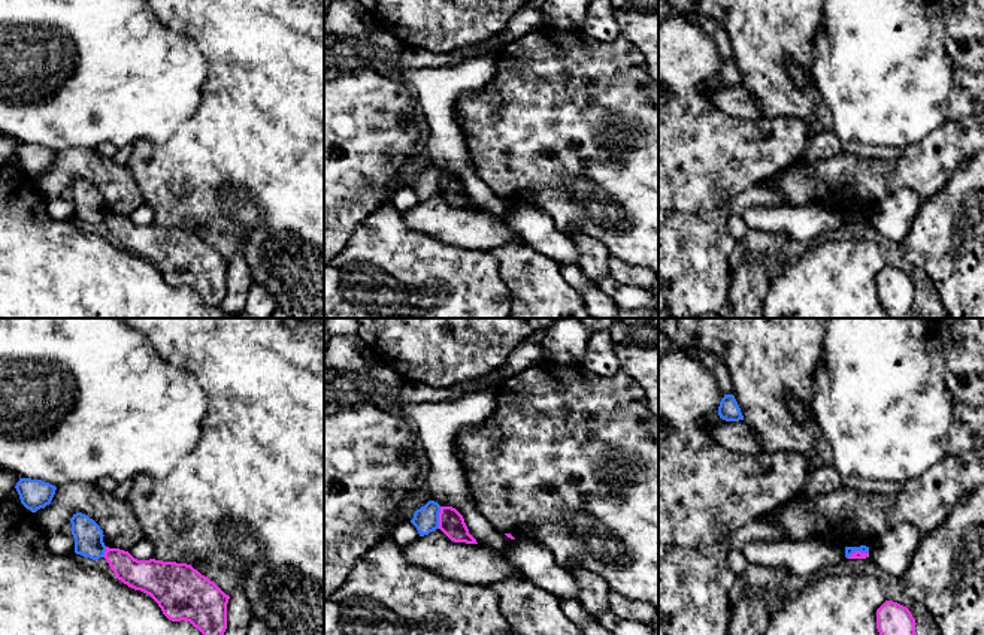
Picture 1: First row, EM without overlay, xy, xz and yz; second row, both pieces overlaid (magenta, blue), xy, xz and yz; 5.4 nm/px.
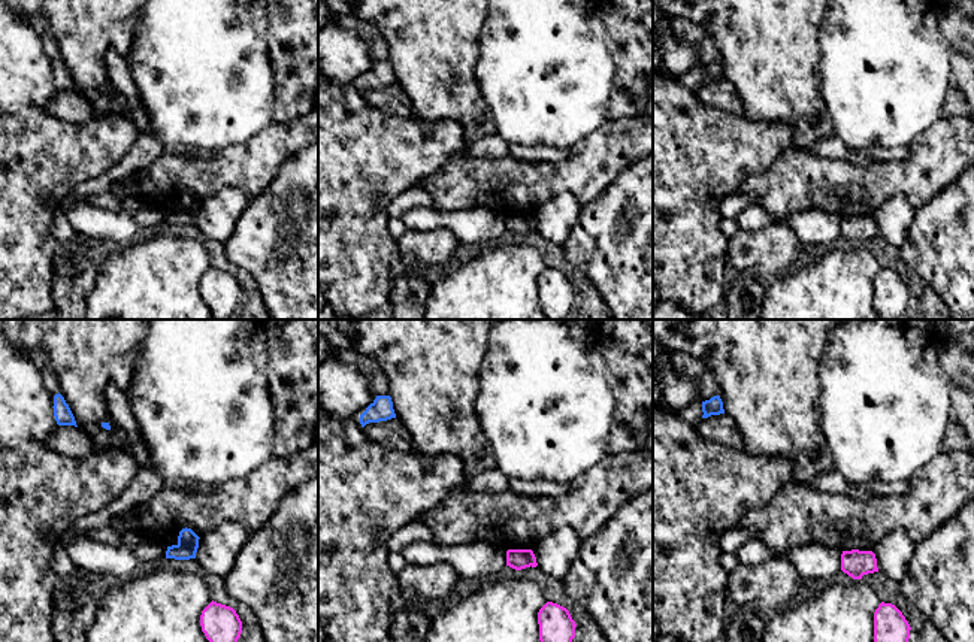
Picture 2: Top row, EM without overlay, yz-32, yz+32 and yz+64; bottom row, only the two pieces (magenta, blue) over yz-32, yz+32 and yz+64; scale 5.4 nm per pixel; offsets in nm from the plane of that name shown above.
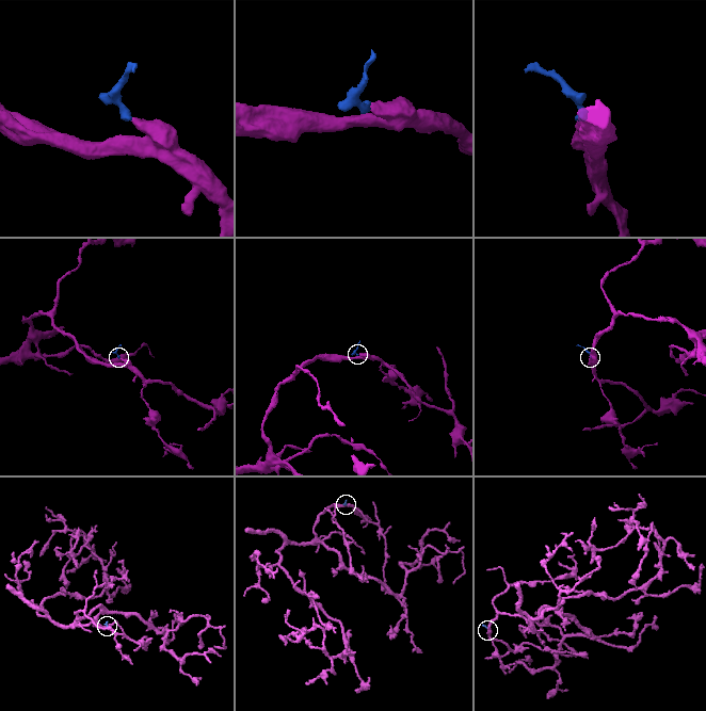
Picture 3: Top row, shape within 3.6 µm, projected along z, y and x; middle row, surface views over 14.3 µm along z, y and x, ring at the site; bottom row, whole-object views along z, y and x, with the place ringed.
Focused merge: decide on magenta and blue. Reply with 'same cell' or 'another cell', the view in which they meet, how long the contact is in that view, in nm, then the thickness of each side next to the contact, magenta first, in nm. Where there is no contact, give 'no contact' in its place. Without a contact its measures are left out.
another cell; meets magenta in xz; contact 120 nm long; 140 nm thick on the magenta side, 140 nm on the other

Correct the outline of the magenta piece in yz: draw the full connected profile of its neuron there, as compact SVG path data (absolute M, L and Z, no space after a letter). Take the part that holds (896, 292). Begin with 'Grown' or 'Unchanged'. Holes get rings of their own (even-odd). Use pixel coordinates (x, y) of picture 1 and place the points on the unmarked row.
Unchanged. M885 266L876 275L876 294L890 318L903 318L912 309L915 284L911 276L893 266Z

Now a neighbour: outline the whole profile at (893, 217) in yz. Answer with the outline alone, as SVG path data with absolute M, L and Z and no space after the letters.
M900 188L869 211L869 223L894 242L903 242L918 214L921 200L911 188Z

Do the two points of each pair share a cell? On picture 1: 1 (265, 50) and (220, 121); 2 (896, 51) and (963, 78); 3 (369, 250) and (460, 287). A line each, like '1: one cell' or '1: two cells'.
1: one cell
2: two cells
3: one cell

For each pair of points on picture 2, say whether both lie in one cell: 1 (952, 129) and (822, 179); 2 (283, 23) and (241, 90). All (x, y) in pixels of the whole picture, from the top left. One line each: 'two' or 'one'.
1: one
2: two

